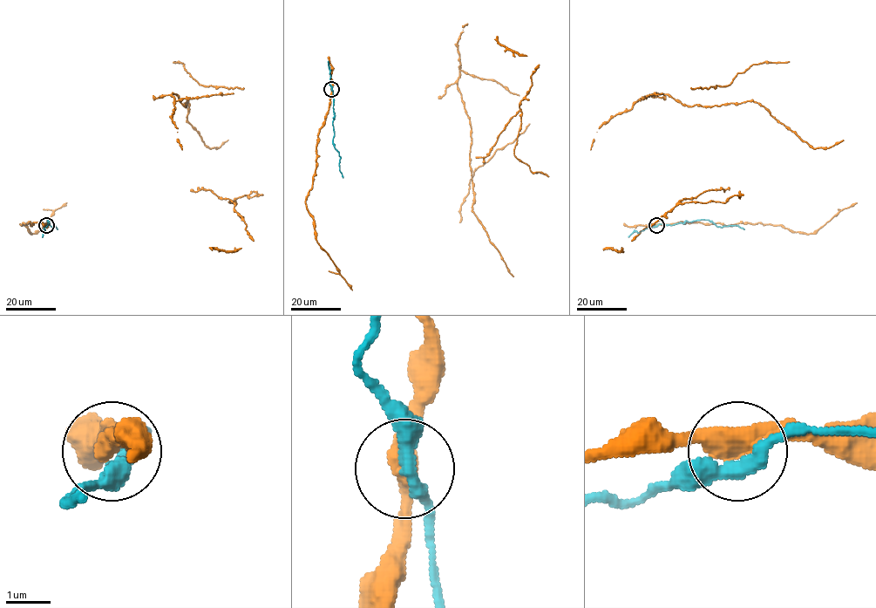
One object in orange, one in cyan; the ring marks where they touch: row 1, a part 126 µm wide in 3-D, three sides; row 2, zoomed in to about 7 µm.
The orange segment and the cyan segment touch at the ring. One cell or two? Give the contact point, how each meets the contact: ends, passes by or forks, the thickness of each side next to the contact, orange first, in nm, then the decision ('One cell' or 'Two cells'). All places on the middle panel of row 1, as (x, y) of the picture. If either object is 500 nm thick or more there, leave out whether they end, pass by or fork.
Place: (331, 89). At the ring orange passes by. At the ring cyan passes by. Thickness 440 nm (orange) against 320 nm. Two cells

